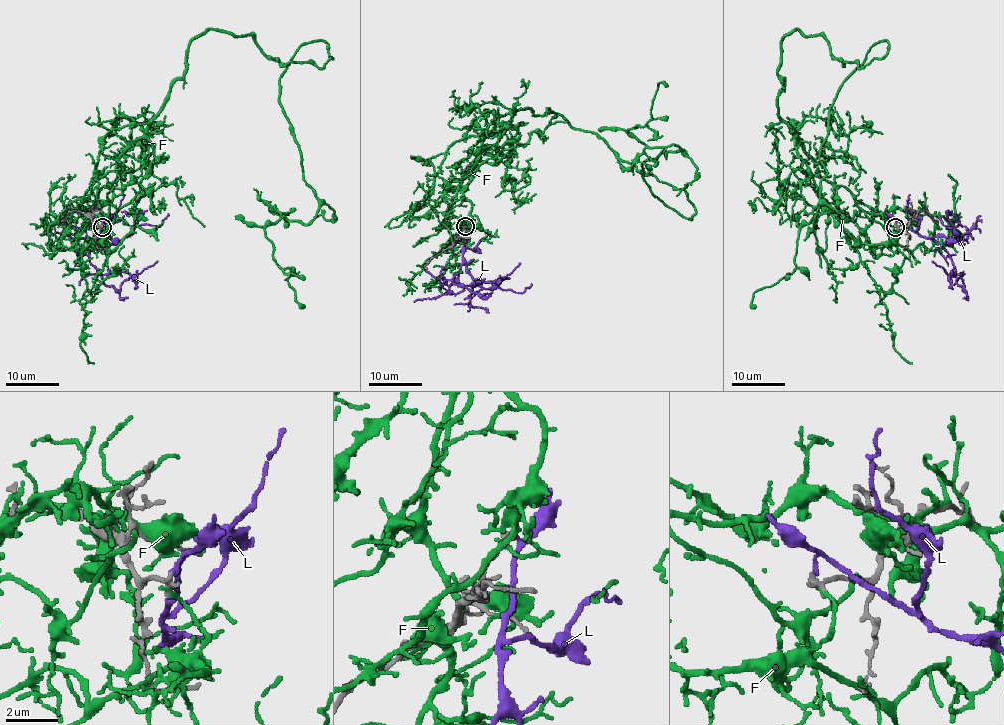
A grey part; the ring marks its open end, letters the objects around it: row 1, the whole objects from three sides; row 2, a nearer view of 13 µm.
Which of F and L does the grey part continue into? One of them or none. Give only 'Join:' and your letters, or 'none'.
Join: none

